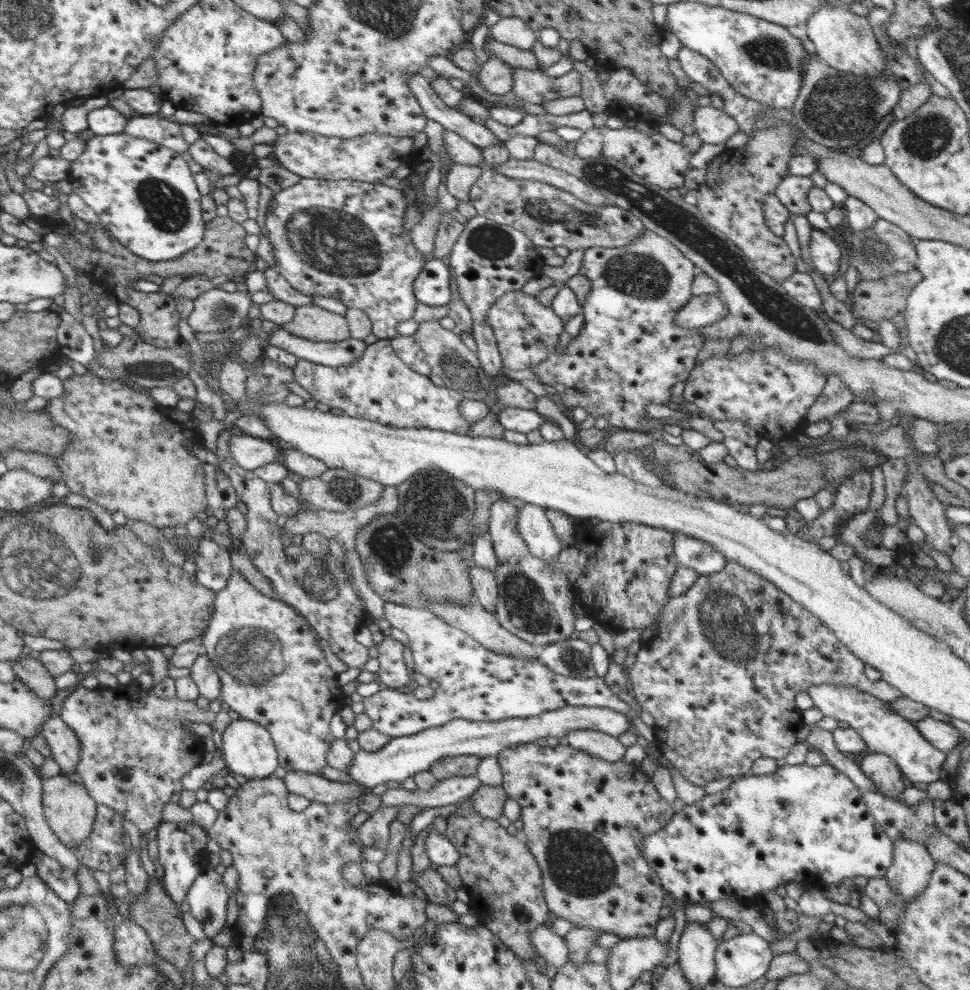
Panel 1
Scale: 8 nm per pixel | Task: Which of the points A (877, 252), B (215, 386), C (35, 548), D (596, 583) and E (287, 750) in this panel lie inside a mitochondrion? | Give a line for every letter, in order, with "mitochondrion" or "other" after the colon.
A: mitochondrion
B: other
C: mitochondrion
D: other
E: other

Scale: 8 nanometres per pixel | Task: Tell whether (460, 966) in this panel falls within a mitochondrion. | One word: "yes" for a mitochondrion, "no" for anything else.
no

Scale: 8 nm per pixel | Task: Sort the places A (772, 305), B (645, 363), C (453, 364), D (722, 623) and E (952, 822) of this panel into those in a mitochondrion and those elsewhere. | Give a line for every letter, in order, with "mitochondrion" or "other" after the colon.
A: mitochondrion
B: other
C: mitochondrion
D: mitochondrion
E: other

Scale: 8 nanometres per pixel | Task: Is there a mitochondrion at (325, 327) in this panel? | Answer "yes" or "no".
no

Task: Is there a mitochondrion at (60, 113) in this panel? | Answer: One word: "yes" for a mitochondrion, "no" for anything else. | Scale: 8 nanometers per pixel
no

